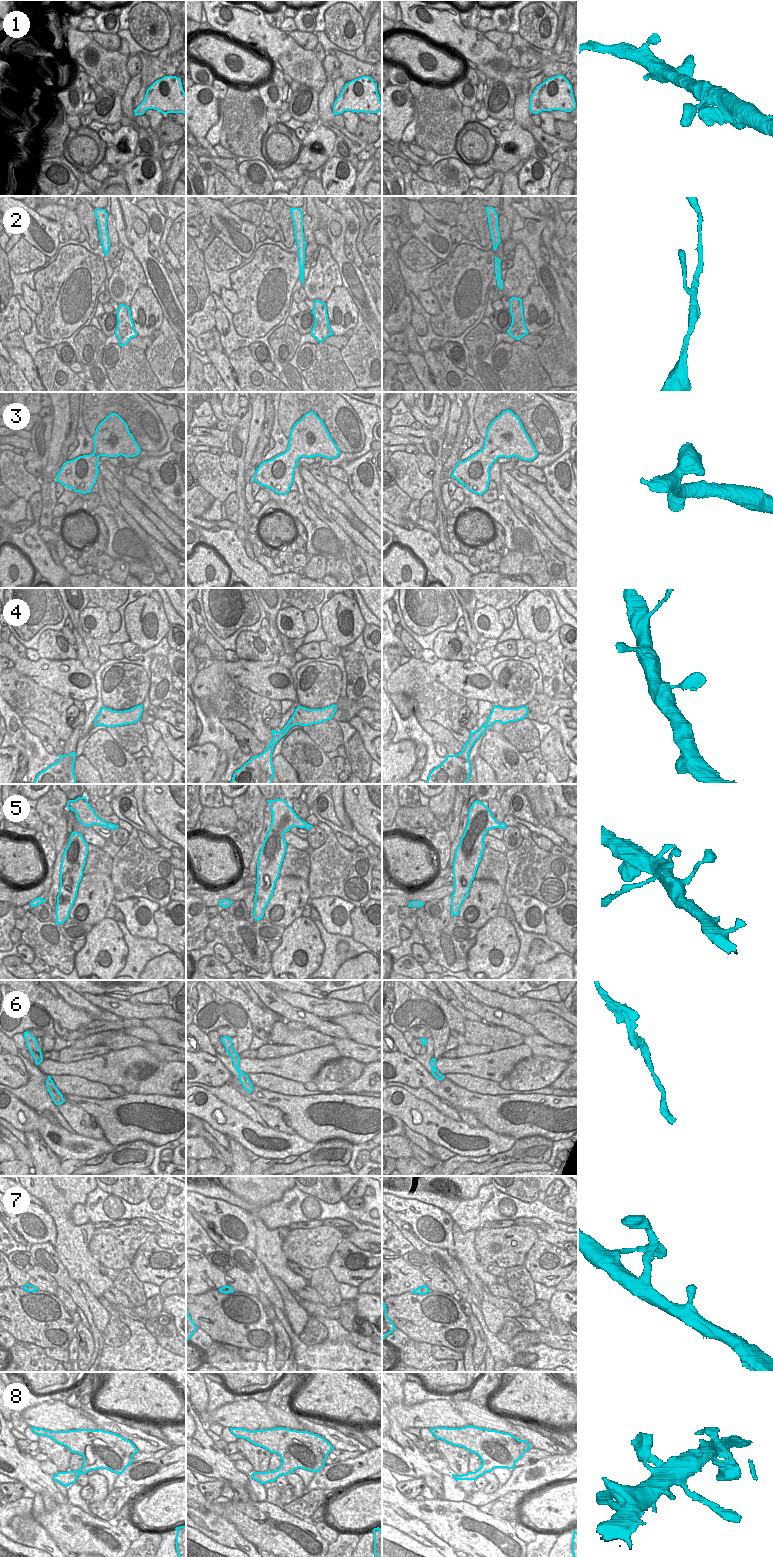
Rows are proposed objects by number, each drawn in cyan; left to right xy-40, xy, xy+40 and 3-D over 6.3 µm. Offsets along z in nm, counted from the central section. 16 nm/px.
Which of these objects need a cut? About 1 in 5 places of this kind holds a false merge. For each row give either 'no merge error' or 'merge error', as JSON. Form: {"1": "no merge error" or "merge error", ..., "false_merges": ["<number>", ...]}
{"1": "no merge error", "2": "no merge error", "3": "no merge error", "4": "no merge error", "5": "no merge error", "6": "no merge error", "7": "no merge error", "8": "no merge error", "false_merges": []}

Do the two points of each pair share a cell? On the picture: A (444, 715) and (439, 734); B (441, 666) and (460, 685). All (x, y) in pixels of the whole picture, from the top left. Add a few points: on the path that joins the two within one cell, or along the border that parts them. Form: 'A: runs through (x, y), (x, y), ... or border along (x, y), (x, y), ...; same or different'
A: border along (418, 721), (433, 720), (444, 727), (458, 741); different
B: runs through (445, 671), (455, 680); same

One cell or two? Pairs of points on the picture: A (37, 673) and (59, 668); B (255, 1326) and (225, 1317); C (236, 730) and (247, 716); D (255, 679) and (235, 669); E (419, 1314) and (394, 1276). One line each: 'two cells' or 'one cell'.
A: one cell
B: one cell
C: two cells
D: one cell
E: two cells

